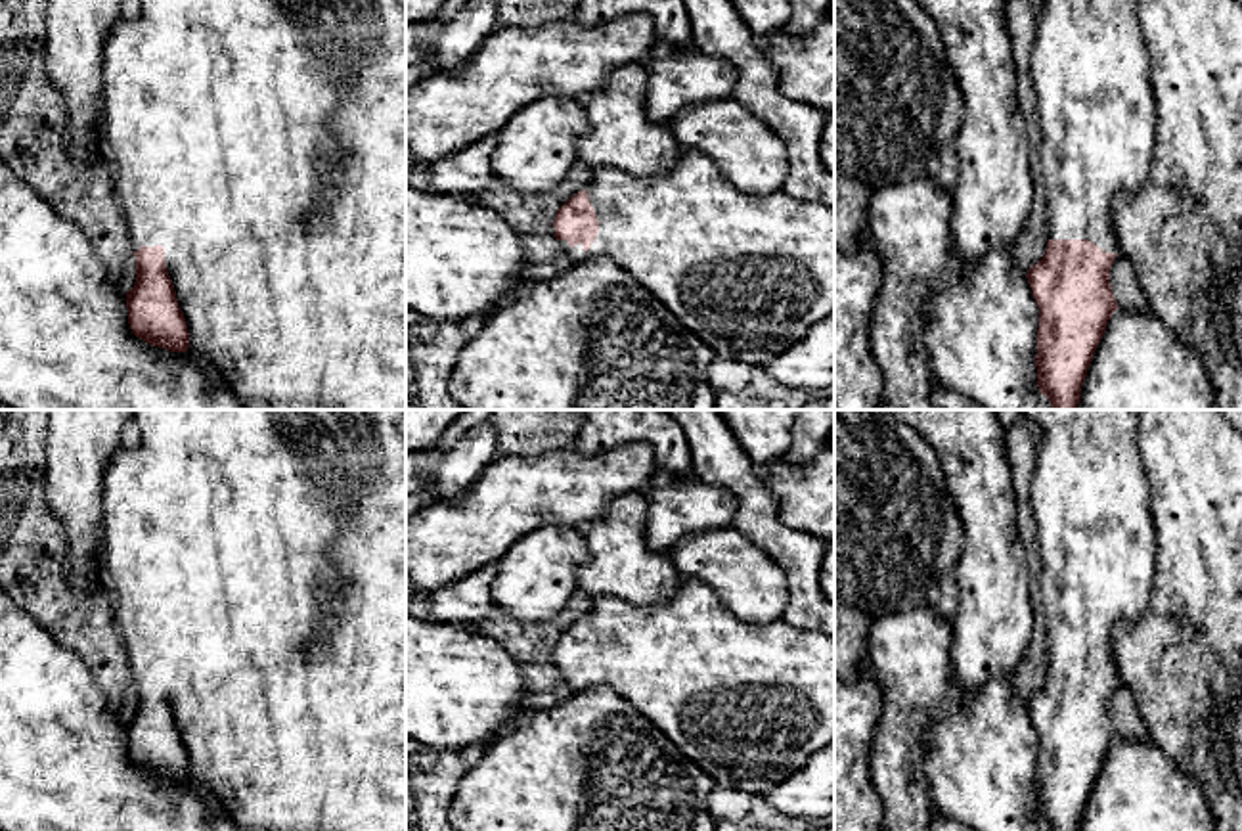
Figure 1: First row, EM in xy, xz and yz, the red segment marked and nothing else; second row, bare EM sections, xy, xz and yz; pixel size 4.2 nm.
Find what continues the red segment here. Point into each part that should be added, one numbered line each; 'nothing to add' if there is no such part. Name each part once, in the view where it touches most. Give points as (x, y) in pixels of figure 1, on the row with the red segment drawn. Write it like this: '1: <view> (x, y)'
1: xy (263, 142)

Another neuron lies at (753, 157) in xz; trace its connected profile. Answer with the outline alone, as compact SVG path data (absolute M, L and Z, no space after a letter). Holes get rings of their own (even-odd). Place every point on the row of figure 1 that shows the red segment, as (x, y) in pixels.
M737 100L689 105L668 126L681 147L710 157L741 191L783 190L788 174L783 140Z

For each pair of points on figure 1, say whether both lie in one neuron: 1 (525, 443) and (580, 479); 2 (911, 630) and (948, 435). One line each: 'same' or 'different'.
1: different
2: different

